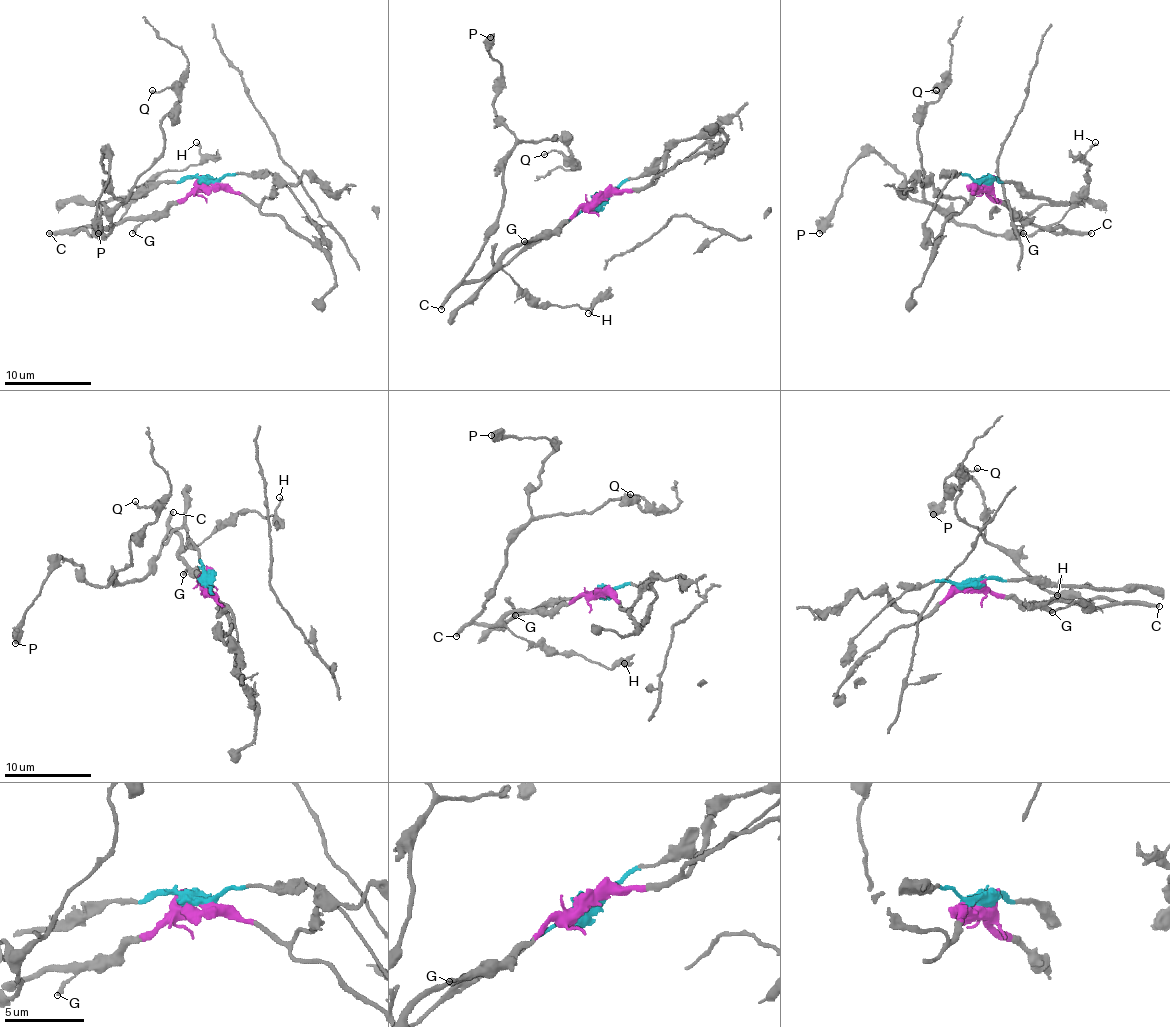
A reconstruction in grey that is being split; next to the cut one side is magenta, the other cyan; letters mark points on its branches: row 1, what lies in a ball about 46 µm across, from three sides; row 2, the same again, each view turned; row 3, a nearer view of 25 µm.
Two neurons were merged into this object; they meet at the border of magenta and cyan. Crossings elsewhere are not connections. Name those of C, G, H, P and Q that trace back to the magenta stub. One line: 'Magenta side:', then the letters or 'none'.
Magenta side: C, G, H, P, Q

